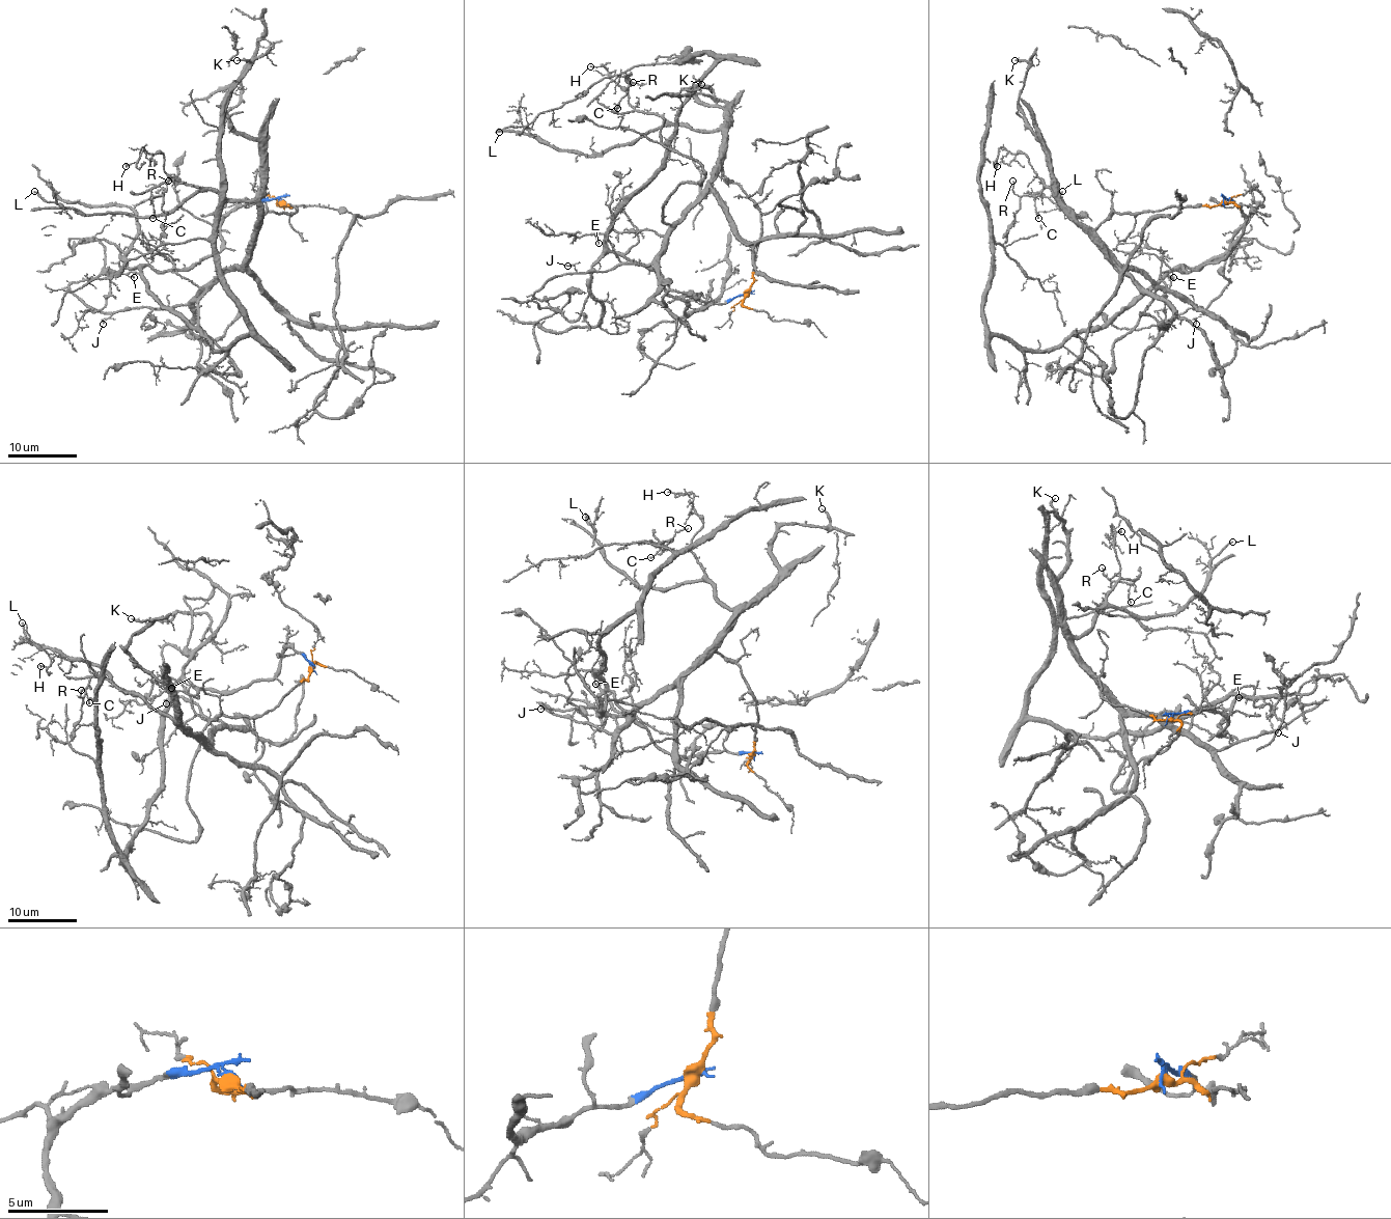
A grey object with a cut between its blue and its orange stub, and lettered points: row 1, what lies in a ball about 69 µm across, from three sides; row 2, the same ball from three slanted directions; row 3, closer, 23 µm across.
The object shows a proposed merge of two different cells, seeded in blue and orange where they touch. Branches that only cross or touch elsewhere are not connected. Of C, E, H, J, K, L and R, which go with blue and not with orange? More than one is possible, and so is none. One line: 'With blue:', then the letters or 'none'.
With blue: E

